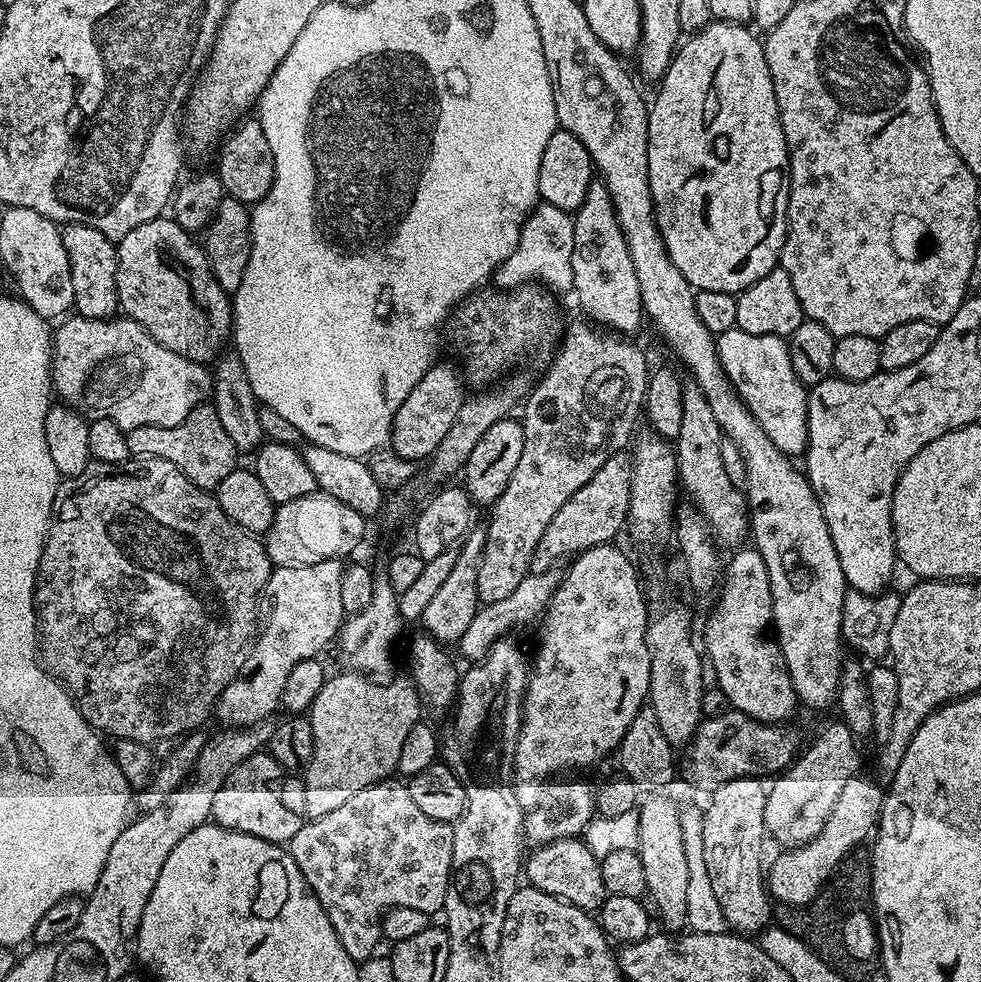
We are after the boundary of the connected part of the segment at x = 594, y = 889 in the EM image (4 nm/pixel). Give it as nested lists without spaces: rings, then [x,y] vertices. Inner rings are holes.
[[[583,839],[555,840],[533,847],[531,851],[529,856],[527,853],[526,863],[522,868],[523,875],[526,880],[528,876],[527,883],[531,887],[542,890],[554,898],[562,898],[589,914],[600,909],[608,896],[606,882],[602,882],[600,860],[584,845]]]

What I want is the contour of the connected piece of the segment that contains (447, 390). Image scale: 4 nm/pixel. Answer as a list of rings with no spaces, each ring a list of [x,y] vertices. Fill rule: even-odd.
[[[443,362],[433,364],[418,382],[418,386],[414,386],[410,394],[406,394],[406,402],[398,406],[392,423],[390,447],[402,454],[402,458],[413,462],[431,458],[438,450],[438,442],[442,442],[450,426],[454,426],[458,410],[462,410],[466,399],[464,388],[466,389],[466,380],[459,367],[447,368]]]

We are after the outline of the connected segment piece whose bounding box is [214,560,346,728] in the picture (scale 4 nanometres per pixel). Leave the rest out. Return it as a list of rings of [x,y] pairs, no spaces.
[[[323,560],[317,564],[306,566],[279,566],[273,567],[272,576],[268,579],[266,596],[272,599],[272,613],[268,621],[263,621],[262,631],[258,639],[251,645],[250,651],[245,655],[238,675],[222,690],[220,701],[216,703],[215,715],[220,715],[221,725],[233,728],[246,728],[260,726],[264,719],[280,708],[282,690],[286,687],[286,678],[290,670],[298,666],[298,662],[319,657],[320,651],[328,643],[335,641],[340,635],[341,627],[346,619],[346,613],[342,606],[342,576],[345,565],[340,560]]]

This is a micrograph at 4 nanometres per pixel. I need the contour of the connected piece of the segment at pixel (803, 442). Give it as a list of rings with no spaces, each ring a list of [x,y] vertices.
[[[734,327],[716,336],[716,353],[734,390],[754,414],[758,426],[766,430],[770,442],[787,456],[803,457],[808,446],[809,389],[794,374],[785,337],[746,334],[746,330]]]

